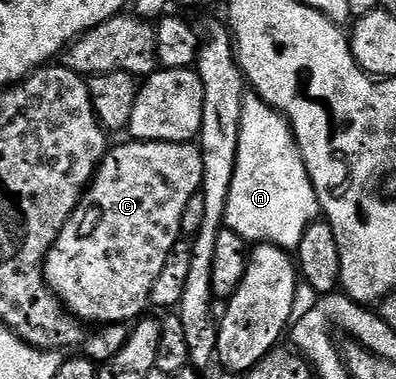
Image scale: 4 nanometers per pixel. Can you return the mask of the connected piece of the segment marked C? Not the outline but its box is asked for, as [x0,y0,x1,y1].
[43,140,203,324]

